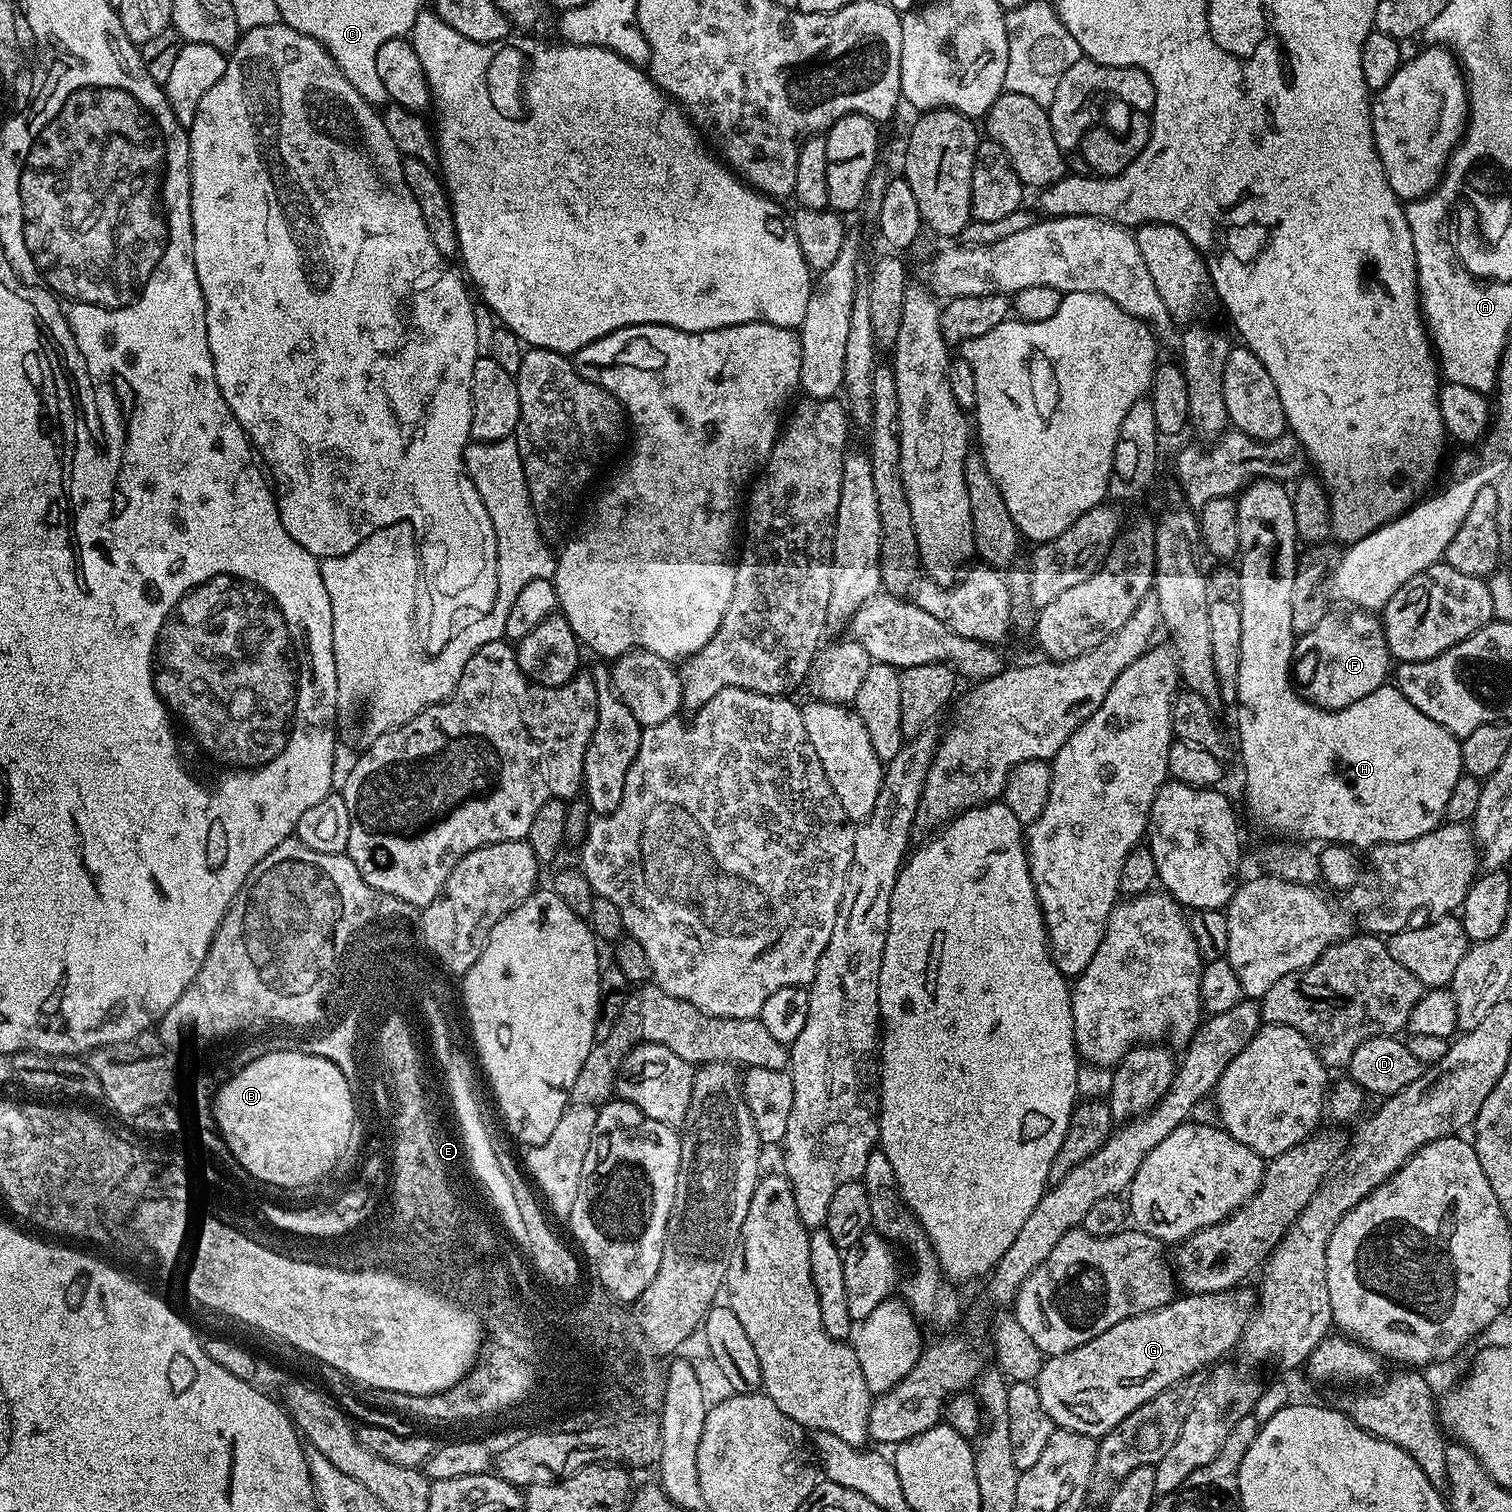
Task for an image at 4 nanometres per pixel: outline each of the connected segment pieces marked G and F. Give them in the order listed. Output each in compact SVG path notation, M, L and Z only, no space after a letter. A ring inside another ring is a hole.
M1237 1286L1227 1292L1177 1295L1158 1310L1111 1324L1102 1334L1098 1334L1098 1338L1066 1354L1047 1357L1034 1381L1046 1414L1050 1414L1057 1428L1074 1430L1078 1434L1097 1438L1105 1436L1110 1430L1114 1430L1114 1426L1118 1426L1118 1422L1122 1422L1122 1418L1154 1398L1154 1394L1166 1390L1171 1384L1183 1382L1187 1376L1193 1376L1205 1367L1203 1364L1215 1365L1219 1356L1224 1356L1231 1348L1237 1347L1258 1303L1257 1293L1244 1287L1248 1286Z
M1336 610L1329 611L1328 615L1322 618L1322 622L1318 622L1314 630L1310 630L1310 634L1297 639L1294 648L1304 656L1316 655L1316 661L1312 664L1312 673L1308 676L1308 685L1302 688L1304 699L1320 708L1328 708L1332 712L1350 706L1358 702L1358 698L1366 698L1366 694L1374 694L1374 690L1385 687L1387 680L1384 679L1387 676L1389 679L1390 669L1394 664L1386 646L1386 634L1381 617L1363 610L1348 610L1345 616Z

